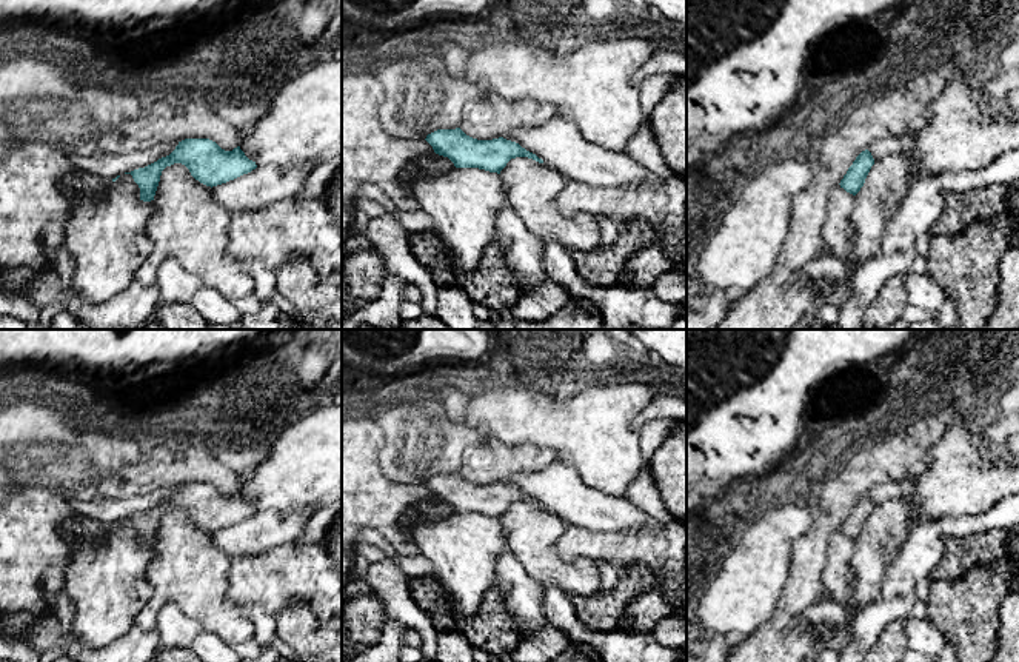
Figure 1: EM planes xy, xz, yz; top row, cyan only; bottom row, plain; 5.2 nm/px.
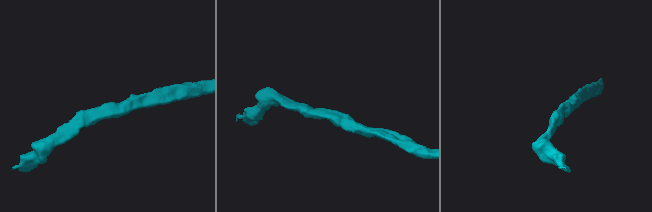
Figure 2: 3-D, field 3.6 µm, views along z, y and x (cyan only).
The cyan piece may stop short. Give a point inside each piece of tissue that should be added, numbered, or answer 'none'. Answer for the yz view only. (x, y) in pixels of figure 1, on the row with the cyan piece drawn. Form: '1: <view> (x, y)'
none

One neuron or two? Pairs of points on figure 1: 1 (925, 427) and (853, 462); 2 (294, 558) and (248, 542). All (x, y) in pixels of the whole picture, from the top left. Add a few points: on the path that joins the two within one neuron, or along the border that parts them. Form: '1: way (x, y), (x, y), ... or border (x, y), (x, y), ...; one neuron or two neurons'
1: way (907, 445), (898, 454), (871, 462); one neuron
2: border (294, 541), (234, 559); two neurons

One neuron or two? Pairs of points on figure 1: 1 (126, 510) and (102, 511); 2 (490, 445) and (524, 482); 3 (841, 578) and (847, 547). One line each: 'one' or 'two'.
1: one
2: two
3: one

